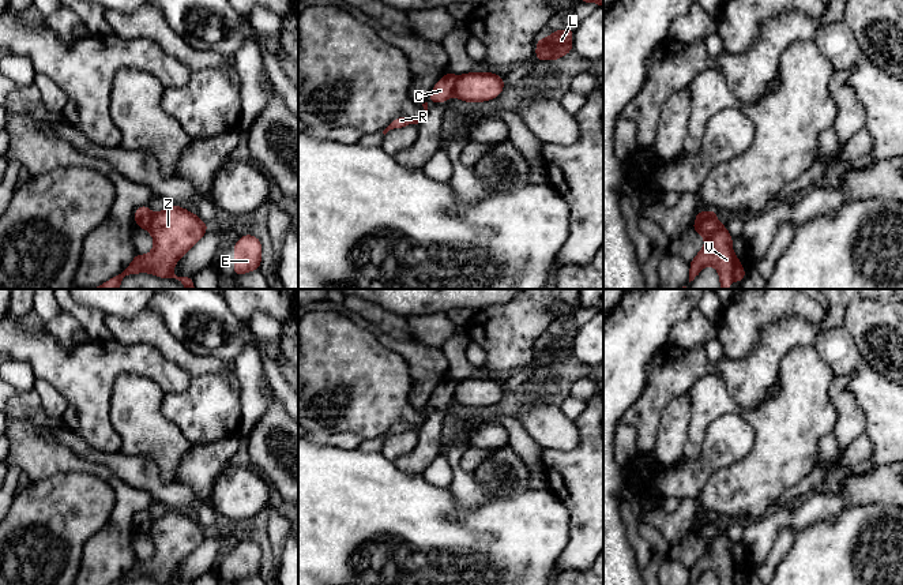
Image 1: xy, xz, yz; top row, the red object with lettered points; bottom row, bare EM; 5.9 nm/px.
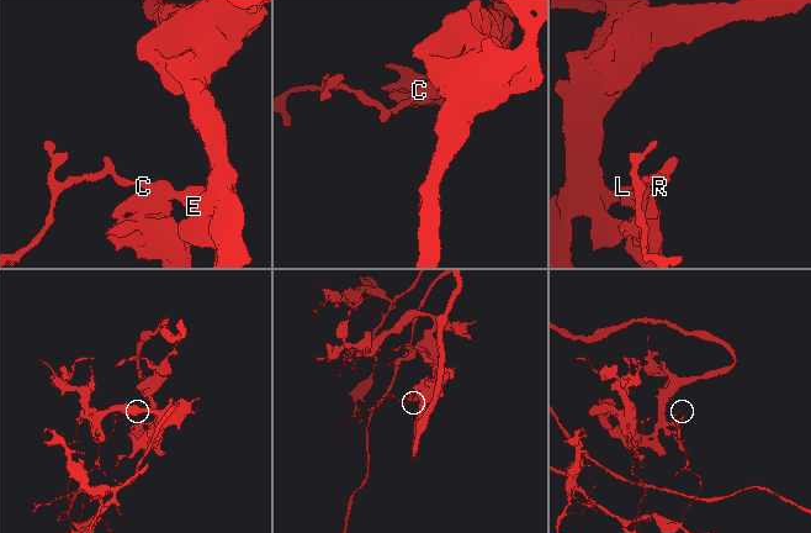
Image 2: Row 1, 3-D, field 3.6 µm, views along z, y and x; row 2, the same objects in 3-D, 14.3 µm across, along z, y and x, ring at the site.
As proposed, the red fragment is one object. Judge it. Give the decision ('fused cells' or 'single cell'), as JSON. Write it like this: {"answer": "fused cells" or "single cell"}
{"answer": "fused cells"}

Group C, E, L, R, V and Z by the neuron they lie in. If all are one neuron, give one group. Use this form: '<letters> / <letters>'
C R / E L V Z

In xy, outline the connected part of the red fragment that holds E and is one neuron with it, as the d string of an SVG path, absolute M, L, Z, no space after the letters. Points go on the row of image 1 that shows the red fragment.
M244 235L234 244L234 275L241 275L260 267L262 243L252 235Z

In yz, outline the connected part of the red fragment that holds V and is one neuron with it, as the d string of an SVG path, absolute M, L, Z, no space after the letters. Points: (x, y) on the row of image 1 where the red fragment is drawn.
M715 211L695 221L692 229L704 237L706 244L689 263L689 282L699 275L704 266L714 266L718 270L720 289L729 289L729 284L733 281L744 281L746 274L733 252L733 237L718 221Z

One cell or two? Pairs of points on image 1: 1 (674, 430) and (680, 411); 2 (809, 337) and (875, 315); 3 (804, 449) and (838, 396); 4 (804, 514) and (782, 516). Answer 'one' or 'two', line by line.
1: one
2: two
3: two
4: one

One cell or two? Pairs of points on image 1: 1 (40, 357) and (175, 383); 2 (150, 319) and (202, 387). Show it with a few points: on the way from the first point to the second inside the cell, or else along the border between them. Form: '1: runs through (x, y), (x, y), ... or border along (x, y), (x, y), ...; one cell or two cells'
1: runs through (74, 362), (140, 362); one cell
2: border along (225, 372), (200, 374), (192, 378); two cells

